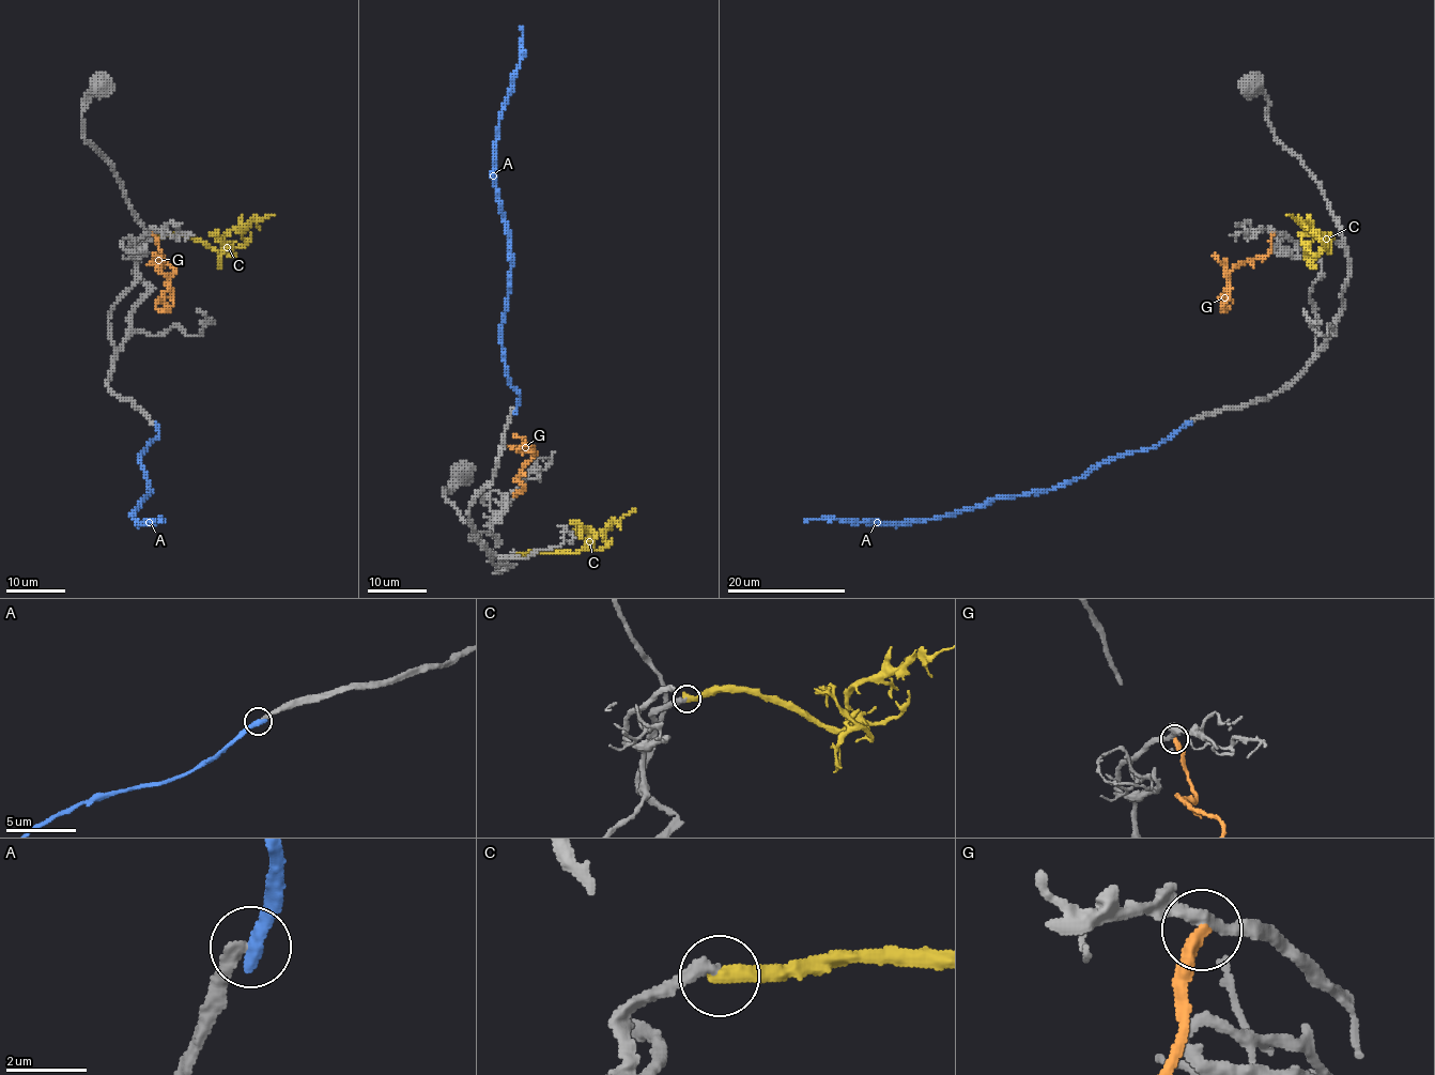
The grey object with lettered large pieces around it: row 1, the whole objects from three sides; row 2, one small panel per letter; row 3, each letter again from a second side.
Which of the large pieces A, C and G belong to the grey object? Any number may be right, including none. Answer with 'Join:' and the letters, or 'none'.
Join: none

